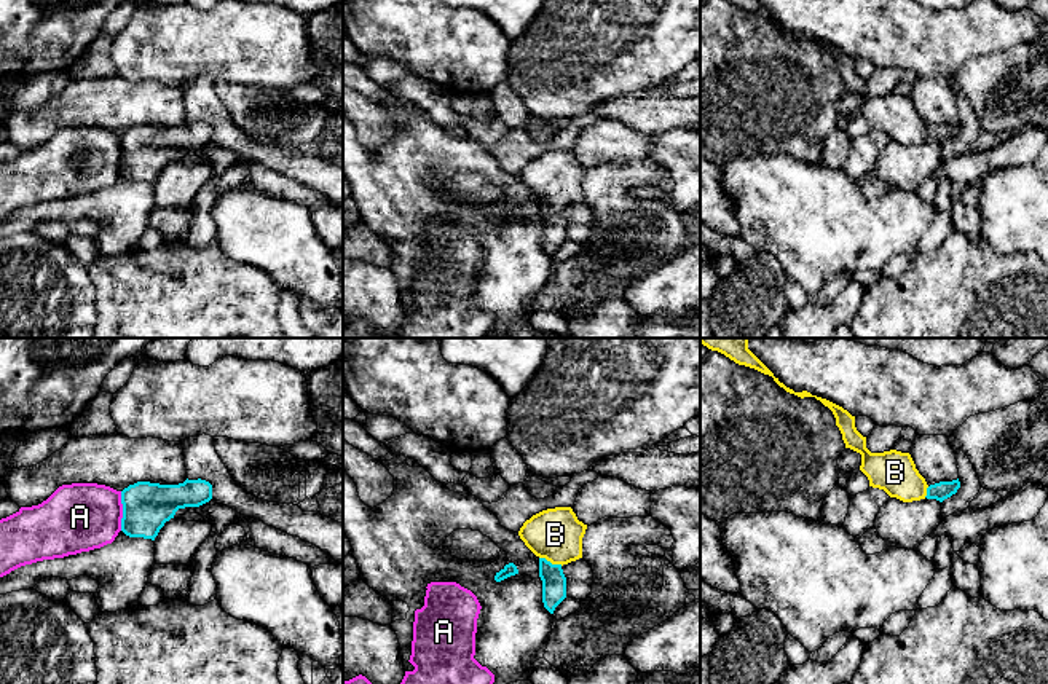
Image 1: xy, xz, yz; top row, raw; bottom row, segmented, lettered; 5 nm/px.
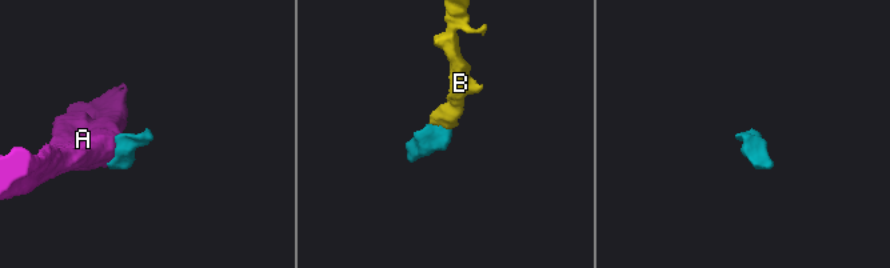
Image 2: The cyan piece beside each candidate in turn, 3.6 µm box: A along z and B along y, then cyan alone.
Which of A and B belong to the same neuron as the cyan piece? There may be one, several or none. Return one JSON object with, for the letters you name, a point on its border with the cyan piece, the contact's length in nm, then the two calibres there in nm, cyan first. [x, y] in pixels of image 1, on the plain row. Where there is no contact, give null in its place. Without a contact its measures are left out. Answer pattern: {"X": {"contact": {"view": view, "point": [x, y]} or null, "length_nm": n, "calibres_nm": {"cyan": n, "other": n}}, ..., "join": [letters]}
{"B": {"contact": {"view": "xz", "point": [549, 204]}, "length_nm": 130, "calibres_nm": {"cyan": 130, "other": 260}}, "join": ["B"]}

